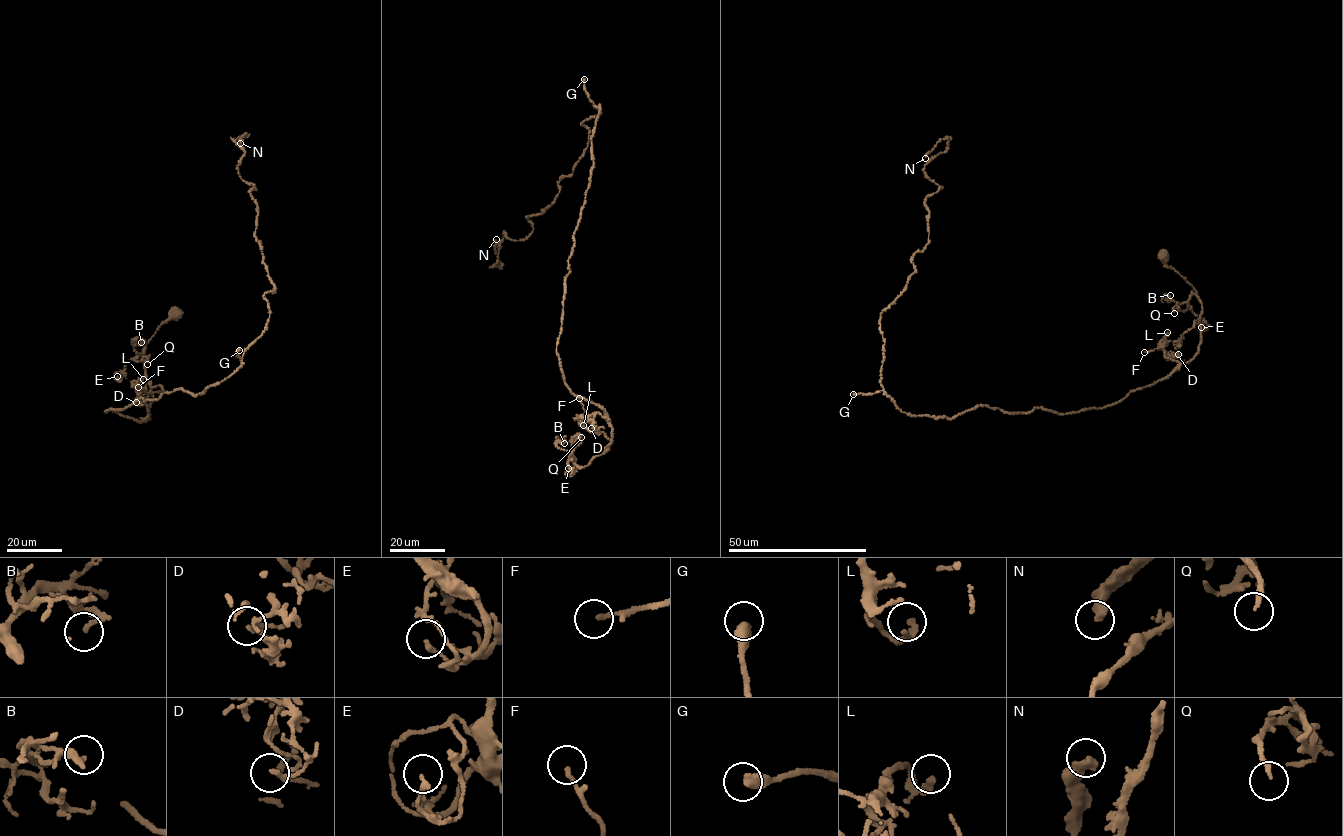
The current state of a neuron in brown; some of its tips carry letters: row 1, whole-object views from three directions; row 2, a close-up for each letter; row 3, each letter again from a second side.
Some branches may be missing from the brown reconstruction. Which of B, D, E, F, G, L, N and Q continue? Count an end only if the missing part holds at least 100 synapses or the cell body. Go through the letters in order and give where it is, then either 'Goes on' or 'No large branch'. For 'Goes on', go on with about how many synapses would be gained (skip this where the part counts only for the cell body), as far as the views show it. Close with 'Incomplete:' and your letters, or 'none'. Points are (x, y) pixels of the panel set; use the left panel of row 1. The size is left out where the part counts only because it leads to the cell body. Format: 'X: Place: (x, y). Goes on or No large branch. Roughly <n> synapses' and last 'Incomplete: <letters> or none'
B: Place: (141, 342). No large branch
D: Place: (136, 402). No large branch
E: Place: (117, 376). No large branch
F: Place: (138, 387). No large branch
G: Place: (239, 350). Goes on. Roughly 180 synapses
L: Place: (143, 379). No large branch
N: Place: (240, 143). No large branch
Q: Place: (147, 364). No large branch
Incomplete: G

